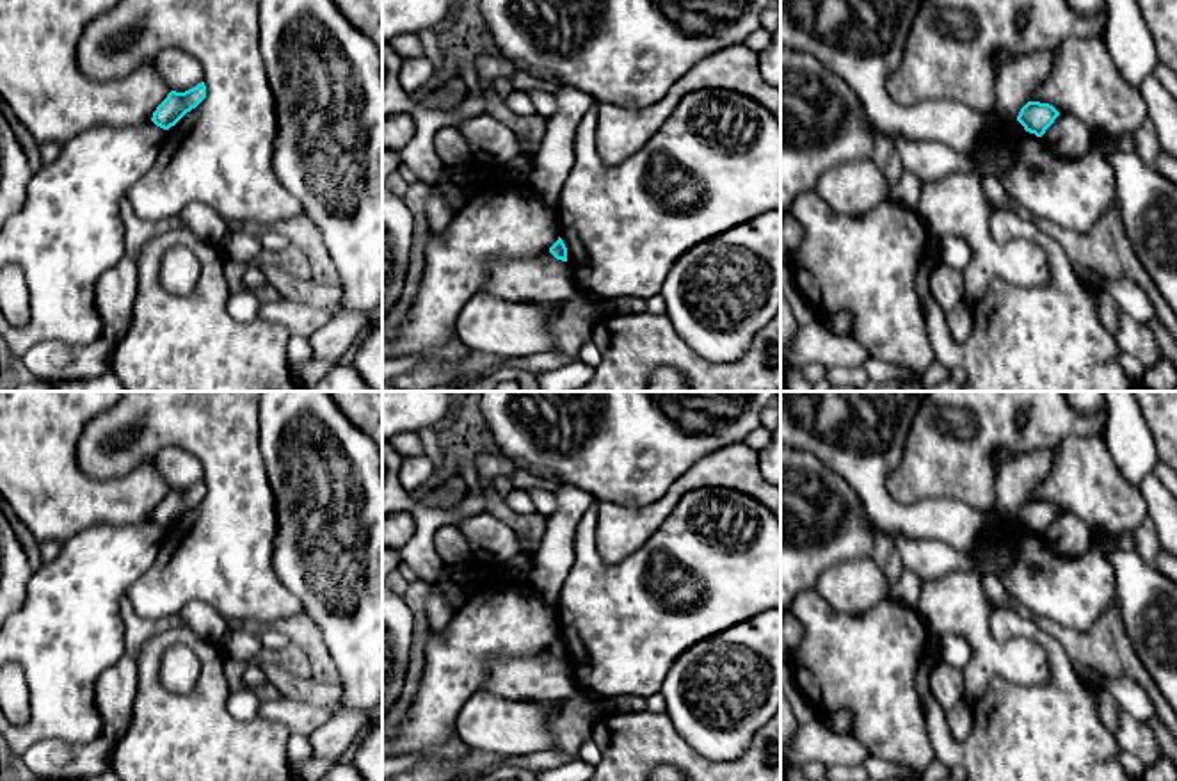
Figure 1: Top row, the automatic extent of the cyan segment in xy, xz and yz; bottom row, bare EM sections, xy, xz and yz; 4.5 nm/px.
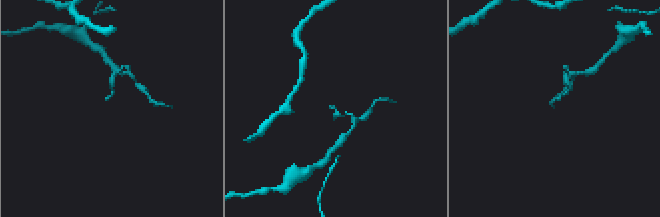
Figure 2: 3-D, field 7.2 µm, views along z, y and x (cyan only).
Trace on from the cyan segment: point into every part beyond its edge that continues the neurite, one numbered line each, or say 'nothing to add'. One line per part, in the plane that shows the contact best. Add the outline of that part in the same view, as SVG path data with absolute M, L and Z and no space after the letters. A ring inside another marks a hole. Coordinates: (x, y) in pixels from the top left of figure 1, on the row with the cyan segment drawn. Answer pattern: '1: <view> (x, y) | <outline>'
nothing to add

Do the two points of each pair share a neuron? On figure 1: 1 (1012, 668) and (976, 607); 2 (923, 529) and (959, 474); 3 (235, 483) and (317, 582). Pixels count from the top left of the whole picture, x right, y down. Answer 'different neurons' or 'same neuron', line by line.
1: same neuron
2: different neurons
3: different neurons

